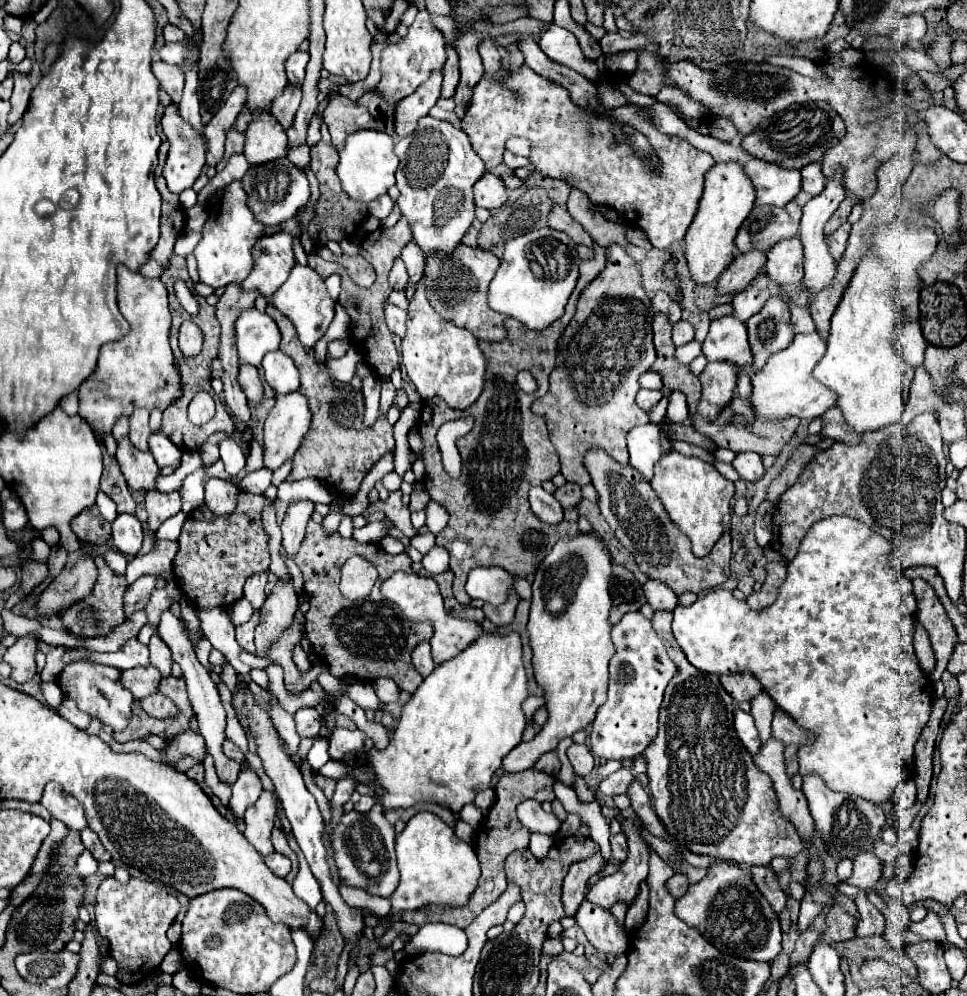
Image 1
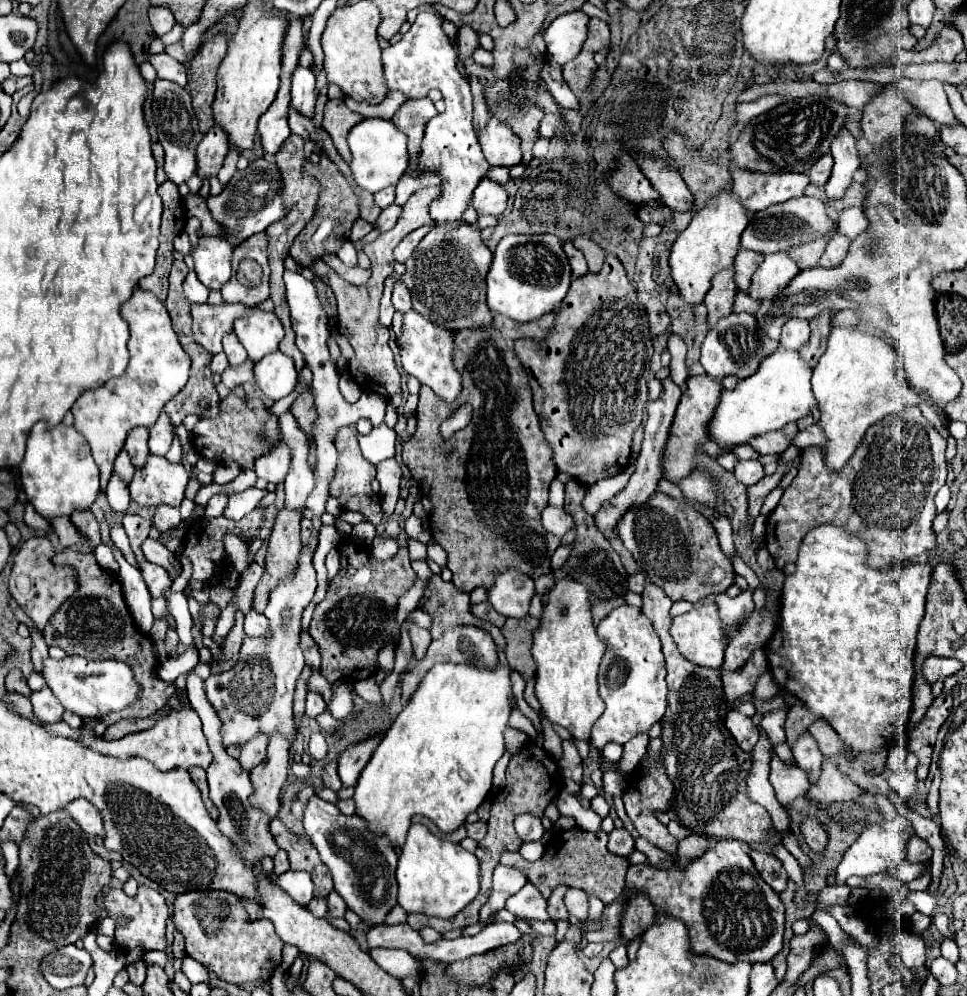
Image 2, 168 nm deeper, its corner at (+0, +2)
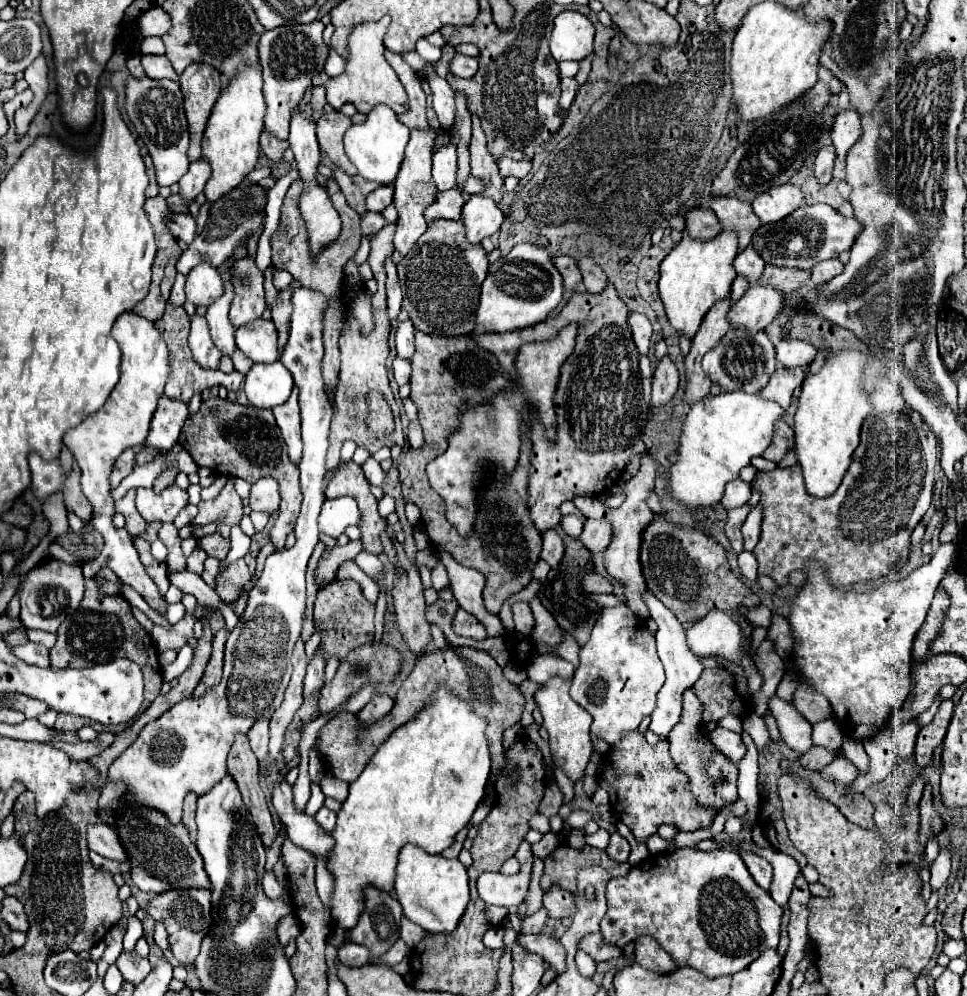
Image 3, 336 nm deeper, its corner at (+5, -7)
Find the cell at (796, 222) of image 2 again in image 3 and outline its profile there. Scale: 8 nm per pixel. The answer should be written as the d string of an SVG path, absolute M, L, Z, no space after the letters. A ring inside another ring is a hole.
M814 204L794 210L780 222L764 224L758 228L752 236L752 248L762 256L766 264L810 270L816 260L836 258L840 252L848 250L858 232L860 224L854 218L844 218L826 204Z

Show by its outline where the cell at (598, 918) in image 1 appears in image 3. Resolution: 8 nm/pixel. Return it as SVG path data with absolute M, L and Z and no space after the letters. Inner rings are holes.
M550 888L550 892L544 894L544 908L550 918L572 918L576 914L574 896L564 888Z

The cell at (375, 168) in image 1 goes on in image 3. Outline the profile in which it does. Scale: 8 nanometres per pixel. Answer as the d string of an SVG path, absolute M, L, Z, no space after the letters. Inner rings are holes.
M380 104L370 114L366 114L366 122L352 124L348 128L348 132L344 134L344 150L364 180L390 184L396 180L396 174L404 160L404 150L408 140L410 140L410 128L398 122L396 114L388 106Z

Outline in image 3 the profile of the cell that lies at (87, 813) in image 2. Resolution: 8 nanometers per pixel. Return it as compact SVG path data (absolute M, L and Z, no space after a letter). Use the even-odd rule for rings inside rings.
M104 822L88 824L88 848L108 860L126 860L124 848L120 848L120 840L114 828Z

